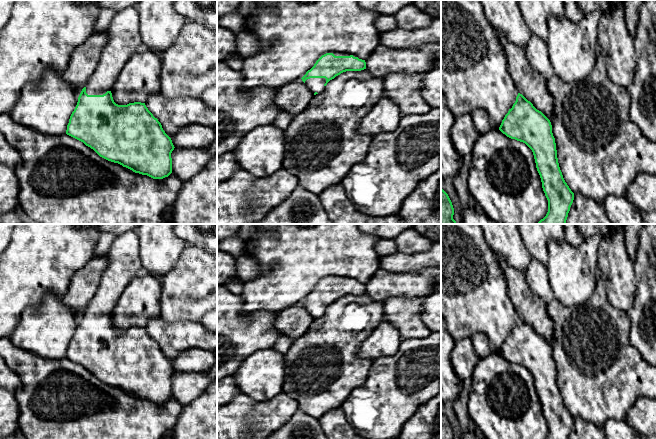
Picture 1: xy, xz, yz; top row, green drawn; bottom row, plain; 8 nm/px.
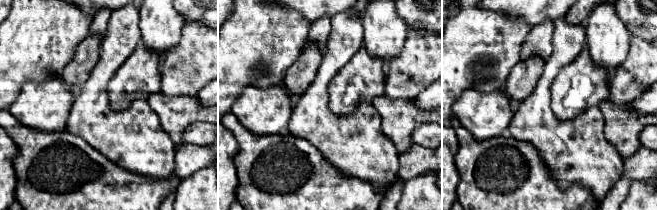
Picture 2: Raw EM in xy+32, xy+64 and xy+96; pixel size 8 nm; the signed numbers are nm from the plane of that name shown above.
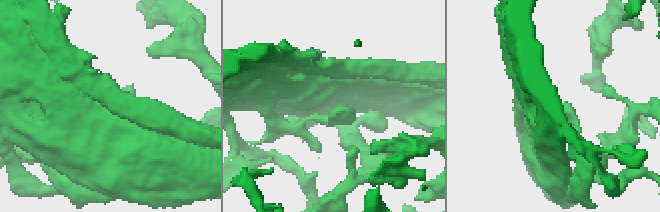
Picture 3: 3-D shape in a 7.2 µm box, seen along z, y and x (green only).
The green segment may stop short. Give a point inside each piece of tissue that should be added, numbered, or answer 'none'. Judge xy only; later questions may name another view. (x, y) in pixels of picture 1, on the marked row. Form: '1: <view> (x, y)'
1: xy (124, 40)

